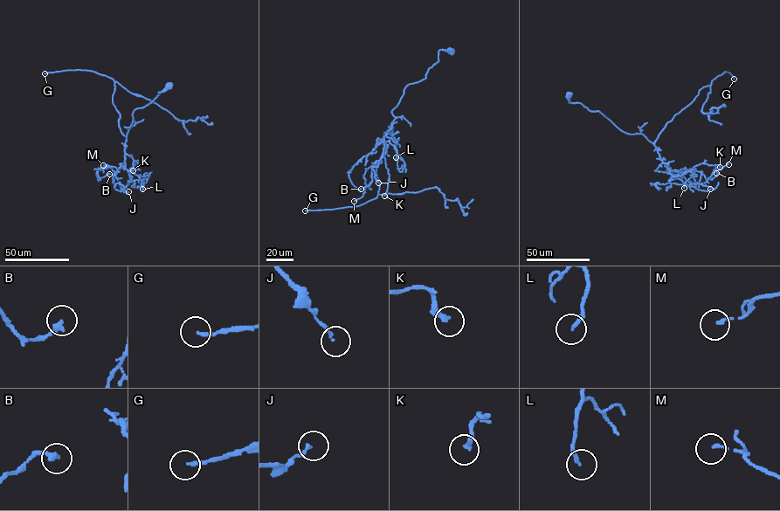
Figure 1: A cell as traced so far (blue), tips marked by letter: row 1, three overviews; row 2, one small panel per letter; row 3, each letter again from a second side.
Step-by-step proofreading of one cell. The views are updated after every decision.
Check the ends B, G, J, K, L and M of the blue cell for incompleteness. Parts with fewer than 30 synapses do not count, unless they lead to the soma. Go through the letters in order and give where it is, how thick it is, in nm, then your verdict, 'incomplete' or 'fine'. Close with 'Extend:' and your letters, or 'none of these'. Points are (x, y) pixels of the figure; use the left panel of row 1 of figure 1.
B: (109, 174) | 280 nm | fine
G: (44, 73) | 150 nm | incomplete
J: (128, 191) | 110 nm | fine
K: (133, 170) | 240 nm | fine
L: (142, 189) | 180 nm | fine
M: (103, 165) | 120 nm | fine
Extend: G

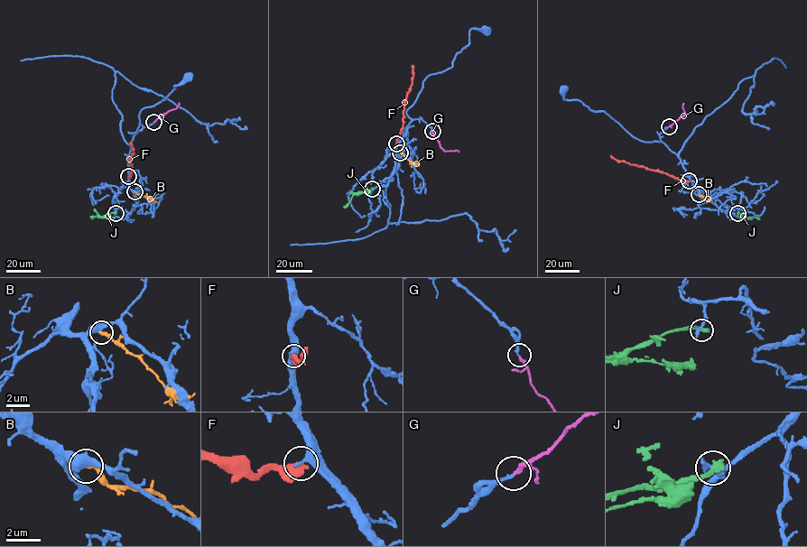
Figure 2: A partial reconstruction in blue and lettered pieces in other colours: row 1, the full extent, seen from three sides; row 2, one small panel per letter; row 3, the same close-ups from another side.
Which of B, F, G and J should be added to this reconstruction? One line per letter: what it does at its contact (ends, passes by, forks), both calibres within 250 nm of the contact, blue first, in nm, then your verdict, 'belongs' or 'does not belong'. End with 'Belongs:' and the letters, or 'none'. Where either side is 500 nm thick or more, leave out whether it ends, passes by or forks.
B: 500 nm thick on the blue side, 260 nm on the other; does not belong
F: it ends there; 480 nm thick on the blue side, 400 nm on the other; does not belong
G: it ends there; 160 nm thick on the blue side, 240 nm on the other; belongs
J: it ends there; 300 nm thick on the blue side, 400 nm on the other; does not belong
Belongs: G

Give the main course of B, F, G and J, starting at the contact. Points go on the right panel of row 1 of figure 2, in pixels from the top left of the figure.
B: (699, 195), (709, 200)
F: (689, 180), (681, 181), (664, 173), (617, 161), (610, 155)
G: (669, 126), (685, 114), (683, 103)
J: (737, 213), (744, 217), (758, 217)

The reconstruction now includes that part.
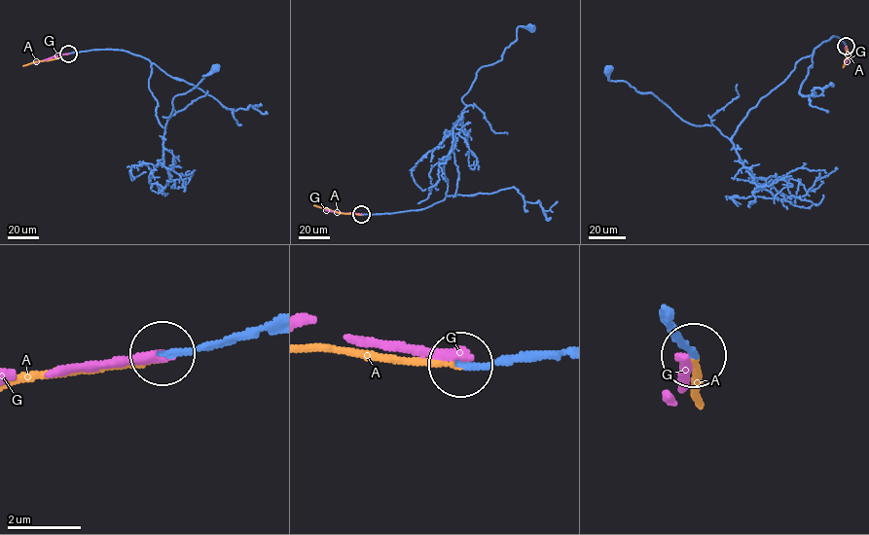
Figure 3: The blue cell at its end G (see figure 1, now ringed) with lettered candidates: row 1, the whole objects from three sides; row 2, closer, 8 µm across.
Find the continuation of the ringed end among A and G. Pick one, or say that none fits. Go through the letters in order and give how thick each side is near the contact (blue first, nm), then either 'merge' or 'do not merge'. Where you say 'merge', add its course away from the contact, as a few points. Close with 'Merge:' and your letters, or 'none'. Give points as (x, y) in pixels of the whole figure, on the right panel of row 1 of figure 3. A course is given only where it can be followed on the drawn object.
A: calibres 170 and 170 nm; merge; course (846, 46), (849, 56), (843, 67)
G: calibres 170 and 320 nm; do not merge
Merge: A

